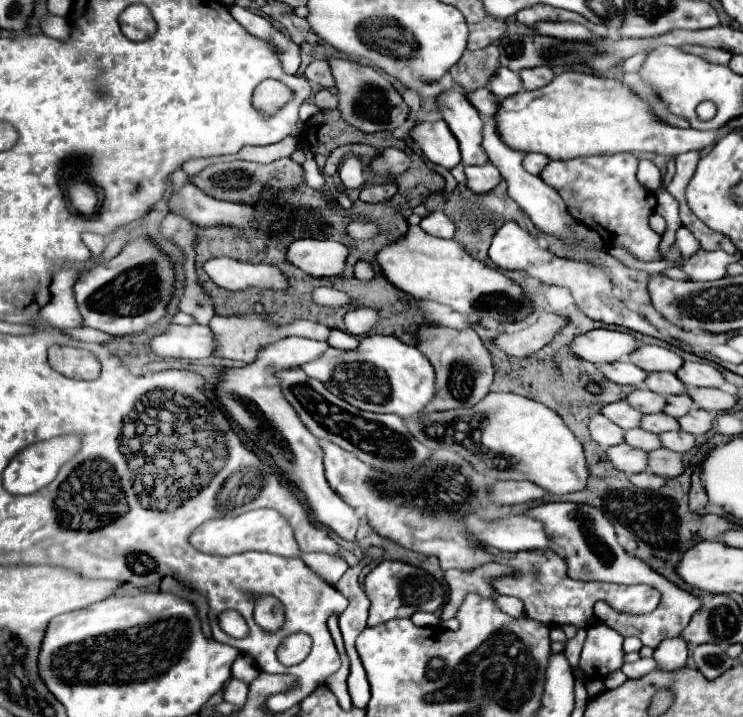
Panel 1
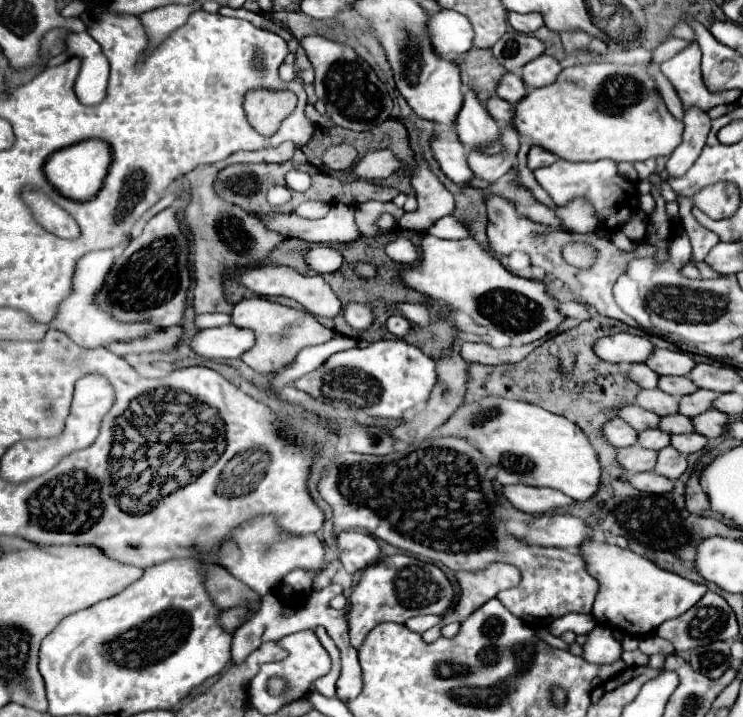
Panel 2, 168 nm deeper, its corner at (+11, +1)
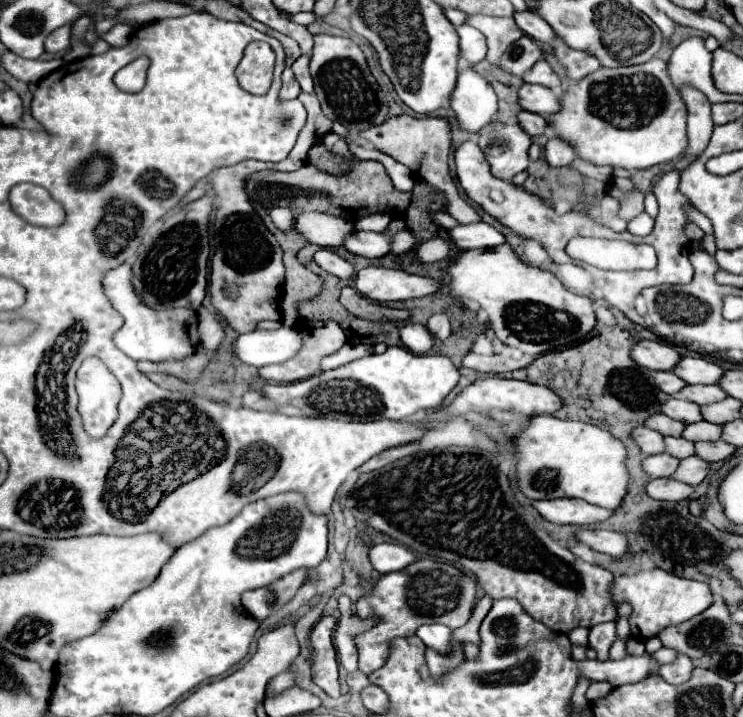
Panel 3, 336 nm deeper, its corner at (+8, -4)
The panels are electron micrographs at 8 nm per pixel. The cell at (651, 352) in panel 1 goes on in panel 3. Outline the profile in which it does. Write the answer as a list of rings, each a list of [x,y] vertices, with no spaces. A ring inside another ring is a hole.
[[[684,357],[676,369],[676,375],[680,375],[686,383],[702,383],[702,385],[712,385],[718,383],[718,379],[726,373],[724,367],[718,363],[706,361],[704,357]]]

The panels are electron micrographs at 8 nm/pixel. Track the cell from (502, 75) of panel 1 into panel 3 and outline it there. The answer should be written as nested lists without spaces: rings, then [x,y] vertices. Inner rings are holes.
[[[522,85],[520,89],[520,105],[526,111],[550,117],[556,111],[560,111],[560,99],[556,97],[556,93],[548,87],[540,87],[540,85]]]

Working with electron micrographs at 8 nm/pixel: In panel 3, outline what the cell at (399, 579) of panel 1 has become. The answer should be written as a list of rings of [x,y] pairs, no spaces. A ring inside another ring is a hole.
[[[422,557],[402,571],[382,575],[374,585],[372,593],[356,601],[358,617],[372,617],[372,615],[380,617],[380,623],[374,629],[356,637],[360,653],[360,671],[370,675],[372,671],[380,669],[390,655],[392,641],[396,637],[414,635],[420,625],[442,623],[448,625],[450,629],[462,627],[472,615],[474,603],[476,603],[474,577],[462,573],[450,563],[434,561],[432,557]]]

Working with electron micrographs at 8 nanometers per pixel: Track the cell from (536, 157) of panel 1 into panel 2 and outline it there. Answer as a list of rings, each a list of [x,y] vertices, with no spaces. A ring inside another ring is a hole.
[[[533,146],[533,148],[529,150],[529,154],[527,154],[527,168],[529,168],[529,170],[537,170],[537,168],[541,168],[541,166],[553,164],[555,160],[557,160],[555,154],[551,154],[551,152],[547,152],[547,150],[539,148],[539,146]]]

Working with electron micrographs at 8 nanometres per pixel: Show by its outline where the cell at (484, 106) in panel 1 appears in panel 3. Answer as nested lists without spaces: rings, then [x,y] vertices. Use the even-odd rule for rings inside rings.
[[[520,111],[520,113],[516,115],[516,119],[518,119],[518,123],[522,125],[522,129],[524,129],[528,135],[532,135],[532,137],[538,137],[538,135],[548,133],[548,121],[546,121],[546,117],[542,117],[542,115],[528,113],[528,111]]]

